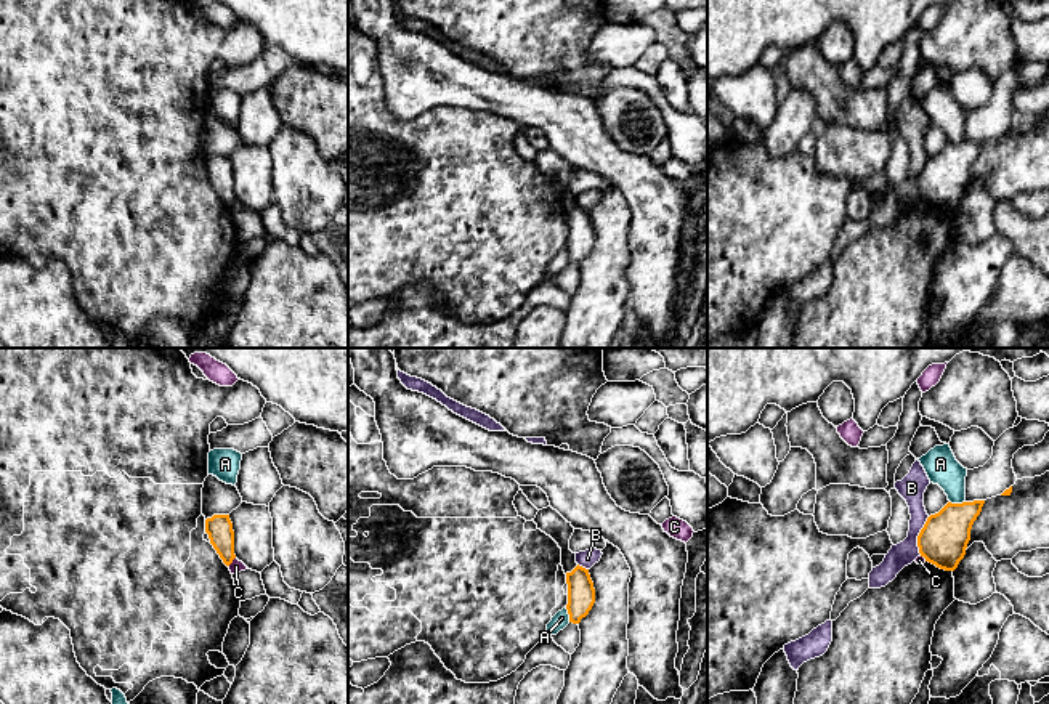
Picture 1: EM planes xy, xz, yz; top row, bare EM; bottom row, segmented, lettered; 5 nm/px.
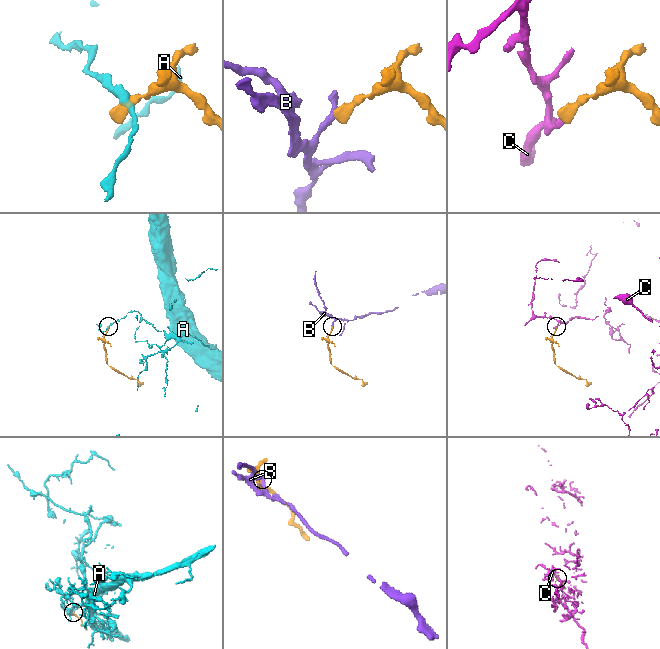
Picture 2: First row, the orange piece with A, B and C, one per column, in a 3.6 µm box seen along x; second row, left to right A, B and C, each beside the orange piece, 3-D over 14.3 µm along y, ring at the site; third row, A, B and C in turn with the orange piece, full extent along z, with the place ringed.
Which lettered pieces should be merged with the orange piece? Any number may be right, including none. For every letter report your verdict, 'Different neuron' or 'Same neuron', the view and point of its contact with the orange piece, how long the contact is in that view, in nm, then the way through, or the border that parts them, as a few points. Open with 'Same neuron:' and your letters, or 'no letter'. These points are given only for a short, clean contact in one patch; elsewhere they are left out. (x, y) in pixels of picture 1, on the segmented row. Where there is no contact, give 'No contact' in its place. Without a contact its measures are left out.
Same neuron: no letter
A: Different neuron. Touches orange at yz (958, 504). Shared border 80 nm. Boundary: yz (950, 501), (964, 502)
B: Different neuron. Touches orange at yz (918, 536). Shared border 200 nm. Boundary: yz (929, 517), (918, 536), (919, 554)
C: Different neuron. Touches orange at xy (231, 562). Shared border 70 nm. Boundary: xy (234, 557), (228, 566)

